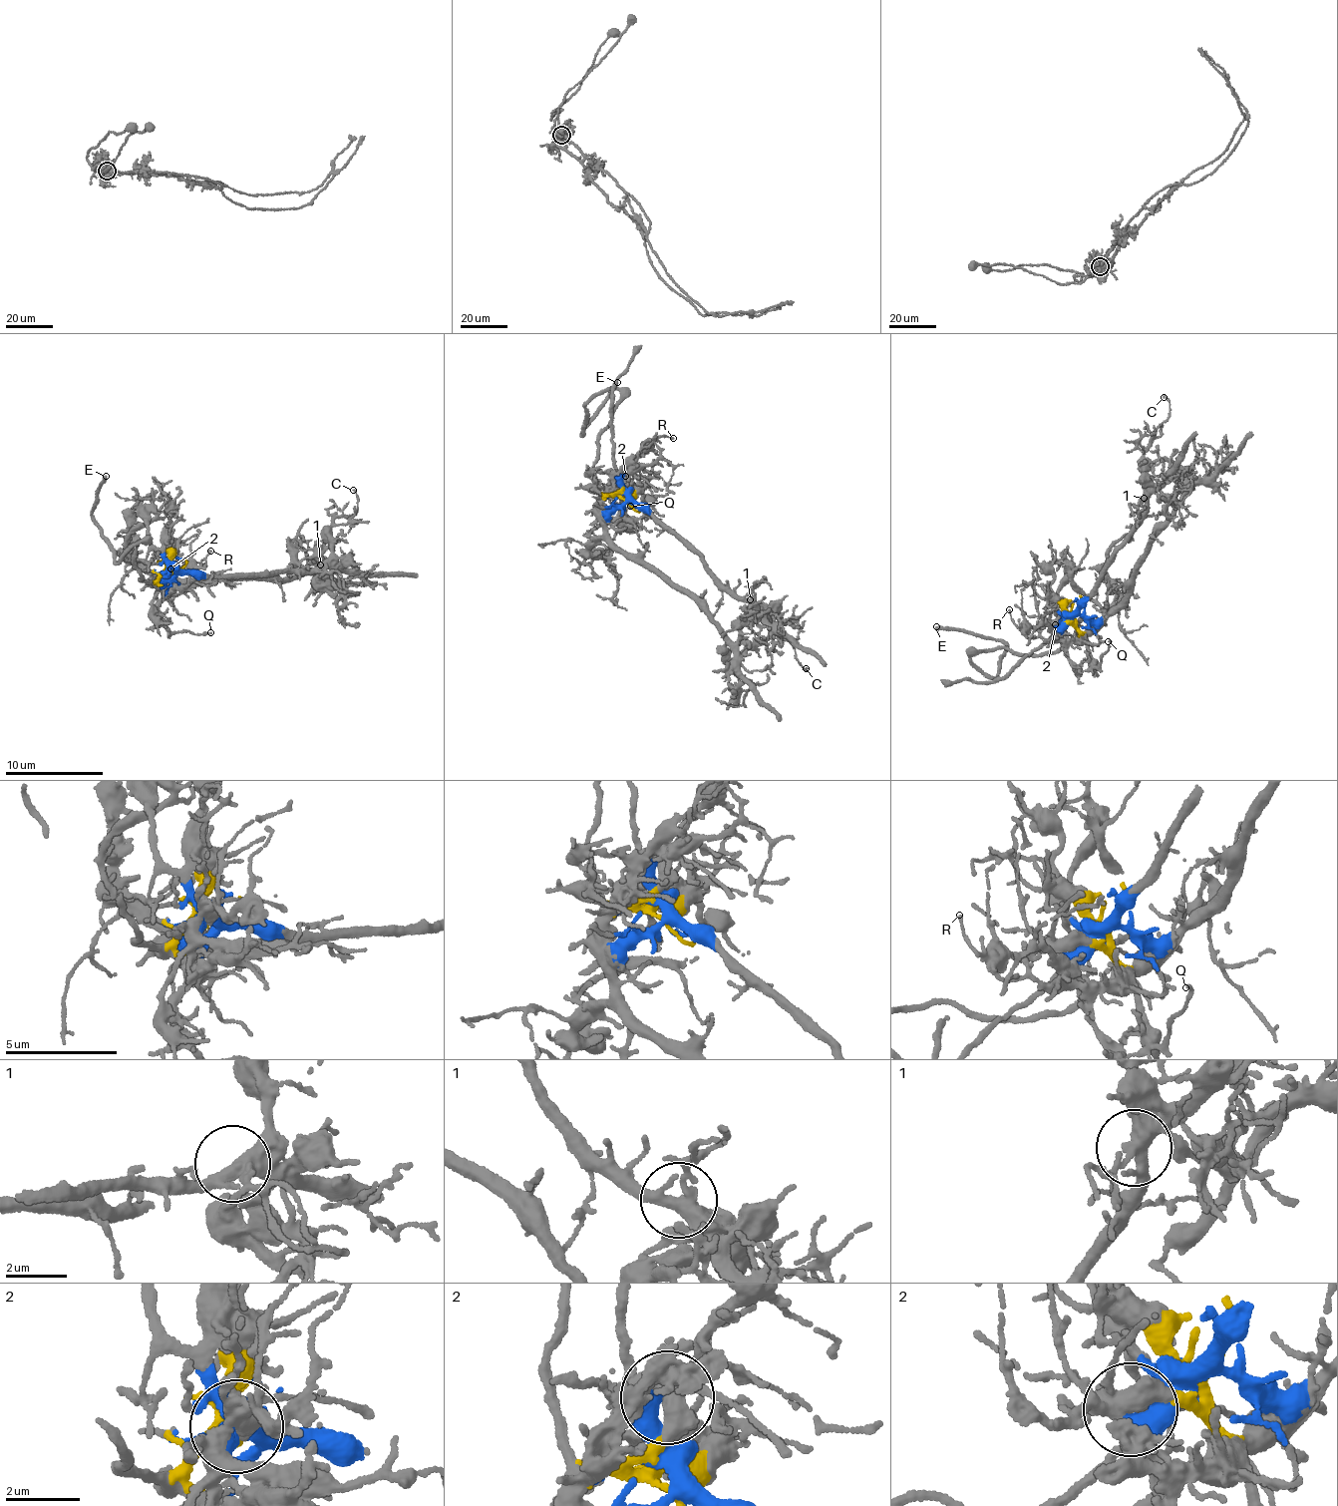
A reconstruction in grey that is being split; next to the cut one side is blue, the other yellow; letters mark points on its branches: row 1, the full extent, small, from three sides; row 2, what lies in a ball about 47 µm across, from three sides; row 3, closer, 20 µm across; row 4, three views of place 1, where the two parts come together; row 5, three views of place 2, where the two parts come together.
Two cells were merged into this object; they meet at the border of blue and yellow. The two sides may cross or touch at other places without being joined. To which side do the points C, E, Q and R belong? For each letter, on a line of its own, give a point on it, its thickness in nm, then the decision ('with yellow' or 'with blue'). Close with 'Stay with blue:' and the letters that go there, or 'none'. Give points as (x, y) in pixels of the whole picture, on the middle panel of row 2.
C: (806, 668) | 130 nm | with blue
E: (617, 382) | 260 nm | with yellow
Q: (630, 506) | 170 nm | with yellow
R: (673, 438) | 110 nm | with blue
Stay with blue: C, R

